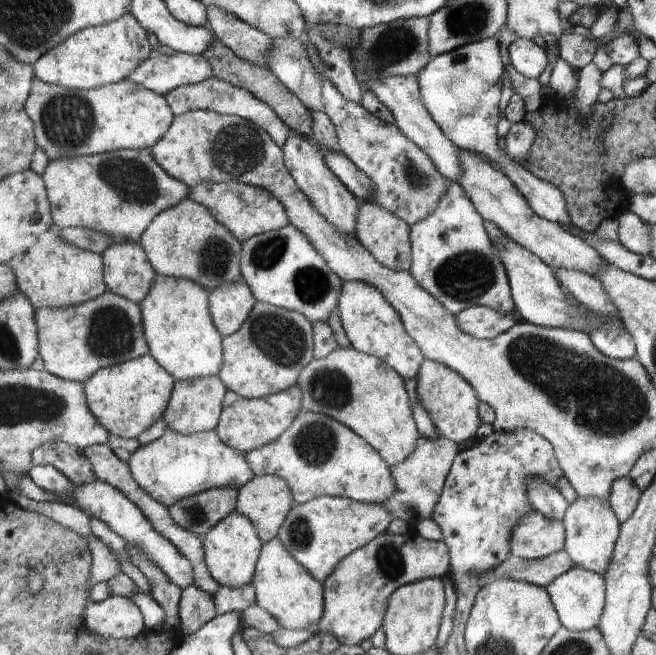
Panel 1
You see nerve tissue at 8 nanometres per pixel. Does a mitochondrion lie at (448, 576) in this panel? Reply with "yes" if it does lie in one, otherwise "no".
no

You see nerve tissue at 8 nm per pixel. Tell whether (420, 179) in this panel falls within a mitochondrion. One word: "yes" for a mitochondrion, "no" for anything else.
yes

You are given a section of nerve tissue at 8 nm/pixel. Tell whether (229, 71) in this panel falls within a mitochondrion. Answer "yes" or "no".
no

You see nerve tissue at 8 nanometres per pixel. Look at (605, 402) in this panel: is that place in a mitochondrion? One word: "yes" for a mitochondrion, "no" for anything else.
yes

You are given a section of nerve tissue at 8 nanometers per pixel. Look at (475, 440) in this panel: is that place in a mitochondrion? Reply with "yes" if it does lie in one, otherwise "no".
no

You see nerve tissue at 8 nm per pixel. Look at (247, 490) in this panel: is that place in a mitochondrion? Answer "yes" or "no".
no

